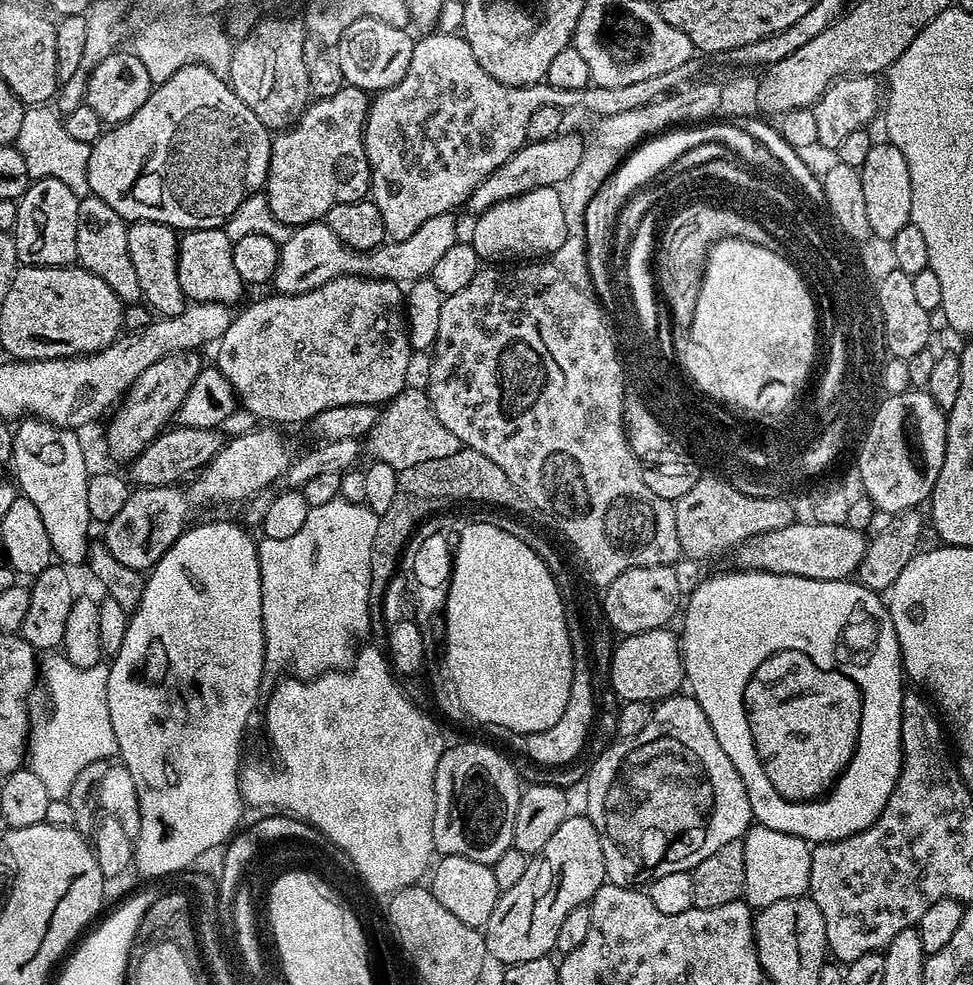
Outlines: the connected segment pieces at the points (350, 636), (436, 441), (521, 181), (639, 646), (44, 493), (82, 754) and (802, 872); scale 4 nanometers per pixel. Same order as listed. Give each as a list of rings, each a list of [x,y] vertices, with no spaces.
[[[337,498],[326,502],[326,506],[309,508],[306,526],[302,526],[298,534],[259,541],[264,663],[269,669],[292,668],[293,677],[310,680],[324,672],[344,670],[351,665],[358,651],[356,639],[369,631],[370,548],[379,520],[379,515],[371,512],[367,504]]]
[[[405,387],[385,405],[380,420],[368,431],[366,437],[367,455],[369,452],[377,463],[388,465],[397,472],[431,459],[446,458],[462,447],[458,438],[446,429],[434,413],[427,391],[423,387],[412,387]]]
[[[561,134],[553,136],[551,140],[533,140],[520,148],[507,163],[476,188],[466,205],[467,211],[472,211],[472,214],[481,214],[487,208],[501,204],[503,200],[512,200],[515,196],[521,196],[539,188],[564,186],[580,168],[585,155],[584,142],[579,135],[576,137]]]
[[[667,627],[624,636],[617,648],[611,649],[612,688],[621,701],[645,700],[659,702],[675,696],[685,687],[684,653],[681,641]]]
[[[24,418],[15,425],[12,434],[12,459],[10,469],[16,477],[14,483],[19,495],[30,498],[34,506],[38,506],[38,514],[42,514],[42,522],[46,526],[46,534],[50,534],[50,546],[53,557],[61,565],[83,565],[88,559],[90,539],[88,540],[88,527],[94,524],[88,503],[86,502],[86,490],[88,489],[88,460],[84,457],[84,448],[75,431],[70,428],[60,428],[57,424],[51,424],[45,420]]]
[[[48,654],[42,660],[42,684],[48,687],[52,709],[44,724],[31,729],[26,764],[42,778],[52,800],[63,800],[70,790],[72,777],[84,766],[117,755],[114,726],[106,703],[106,668],[103,663],[79,668],[63,655]]]
[[[753,823],[742,839],[746,854],[743,899],[749,908],[759,910],[774,906],[774,902],[798,898],[808,892],[813,845],[794,834],[782,834],[782,830],[770,830],[770,826],[758,823]]]

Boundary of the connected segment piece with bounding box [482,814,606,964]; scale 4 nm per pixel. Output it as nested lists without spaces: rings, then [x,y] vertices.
[[[569,814],[562,822],[564,828],[551,835],[539,853],[533,855],[528,861],[526,872],[519,879],[518,884],[501,891],[500,900],[494,906],[494,914],[484,923],[484,944],[495,953],[495,957],[502,962],[530,962],[530,958],[542,958],[555,949],[558,942],[558,929],[566,914],[580,904],[588,904],[594,893],[605,883],[604,855],[602,842],[598,838],[598,830],[594,830],[592,821],[587,815],[574,816]]]

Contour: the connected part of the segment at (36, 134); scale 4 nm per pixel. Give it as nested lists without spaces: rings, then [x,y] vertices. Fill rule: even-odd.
[[[48,106],[27,107],[25,109],[21,129],[16,135],[14,147],[22,154],[29,179],[56,178],[65,183],[76,196],[83,198],[89,195],[88,166],[92,153],[91,145],[77,142],[66,134],[60,134],[57,138],[56,135],[52,134],[52,129],[57,130],[57,132],[63,129],[63,119],[55,109]],[[52,157],[56,159],[56,168],[52,168]]]

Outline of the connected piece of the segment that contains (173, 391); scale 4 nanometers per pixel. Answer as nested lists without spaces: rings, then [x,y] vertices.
[[[189,350],[158,358],[158,362],[154,362],[154,366],[141,374],[134,386],[130,386],[120,403],[115,405],[112,421],[108,424],[108,452],[114,459],[132,461],[146,450],[153,438],[169,427],[168,419],[179,413],[186,394],[190,394],[190,386],[194,386],[194,378],[198,378],[202,367],[200,355],[199,351]]]

